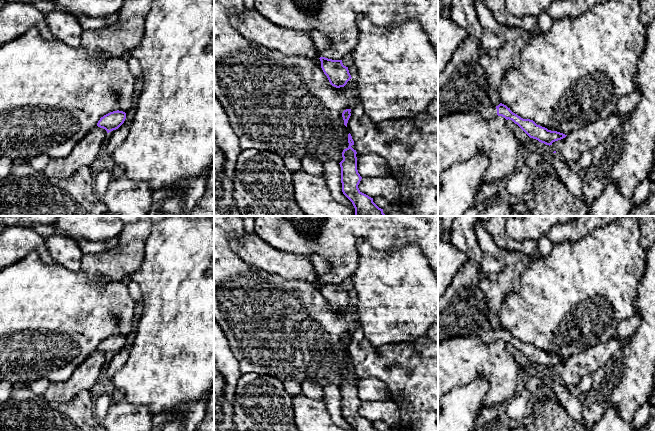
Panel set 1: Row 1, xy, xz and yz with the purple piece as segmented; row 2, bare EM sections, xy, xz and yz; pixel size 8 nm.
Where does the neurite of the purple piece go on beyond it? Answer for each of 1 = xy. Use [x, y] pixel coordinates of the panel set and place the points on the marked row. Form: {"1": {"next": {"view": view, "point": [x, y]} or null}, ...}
{"1": {"next": null}}

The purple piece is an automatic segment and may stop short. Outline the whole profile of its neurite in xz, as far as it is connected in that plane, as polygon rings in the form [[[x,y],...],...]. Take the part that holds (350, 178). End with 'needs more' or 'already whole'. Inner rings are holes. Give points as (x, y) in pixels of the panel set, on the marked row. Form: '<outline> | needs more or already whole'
[[[350,133],[348,143],[349,146],[342,152],[343,160],[339,163],[343,194],[352,202],[355,216],[386,216],[383,209],[373,202],[373,198],[359,190],[358,185],[362,177],[357,170],[357,152],[351,147],[354,141]]] | already whole

